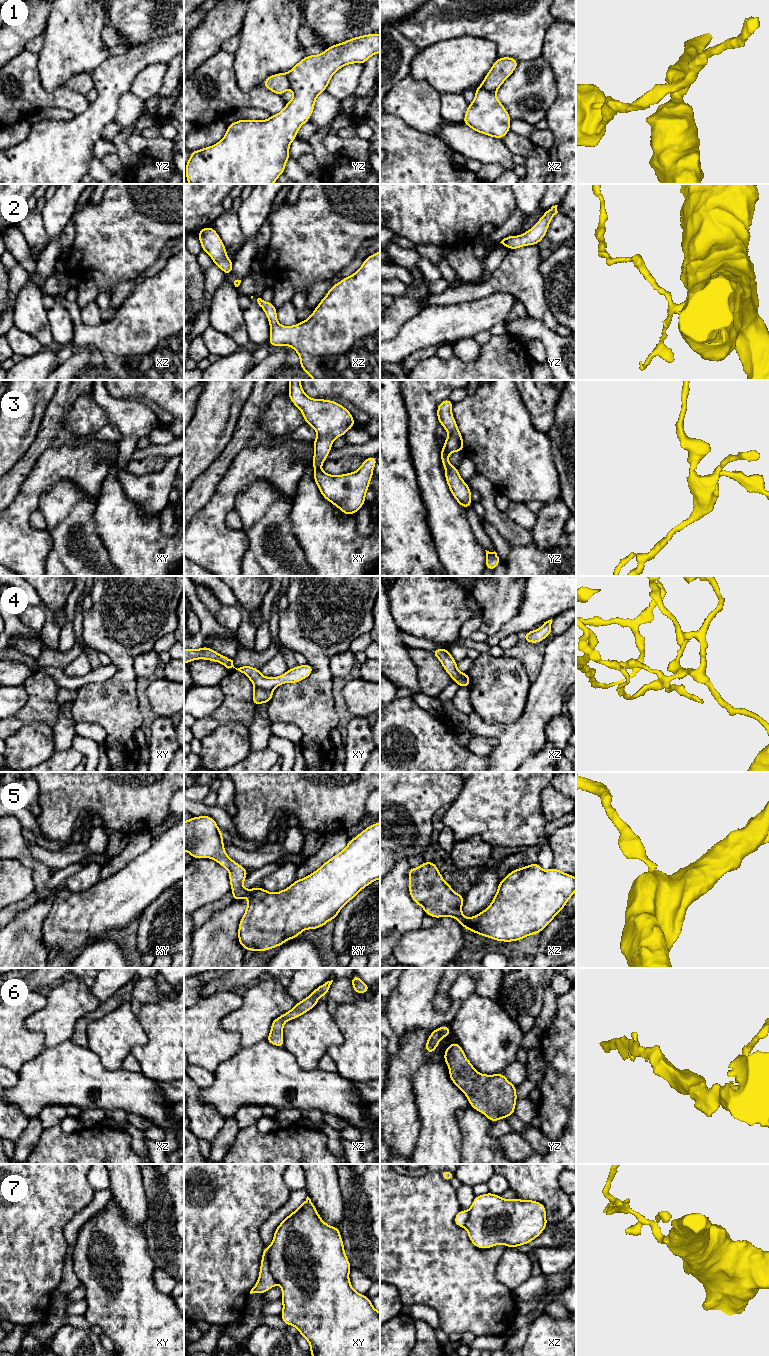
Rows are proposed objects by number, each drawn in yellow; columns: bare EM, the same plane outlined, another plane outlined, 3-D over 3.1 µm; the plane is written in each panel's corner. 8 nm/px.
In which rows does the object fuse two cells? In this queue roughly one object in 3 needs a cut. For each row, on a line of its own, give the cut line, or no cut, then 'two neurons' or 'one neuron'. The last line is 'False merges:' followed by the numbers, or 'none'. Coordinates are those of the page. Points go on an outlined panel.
1: xz (476, 89), (485, 89), (494, 93) | two neurons
2: no cut | one neuron
3: no cut | one neuron
4: xy (255, 686), (271, 691) | two neurons
5: no cut | one neuron
6: no cut | one neuron
7: xy (267, 1248), (269, 1270), (277, 1283) | two neurons
False merges: 1, 4, 7

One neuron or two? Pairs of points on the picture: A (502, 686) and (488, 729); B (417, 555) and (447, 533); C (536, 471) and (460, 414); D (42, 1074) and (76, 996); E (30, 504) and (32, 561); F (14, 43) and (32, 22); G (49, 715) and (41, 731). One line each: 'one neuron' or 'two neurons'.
A: two neurons
B: two neurons
C: one neuron
D: two neurons
E: one neuron
F: one neuron
G: two neurons

